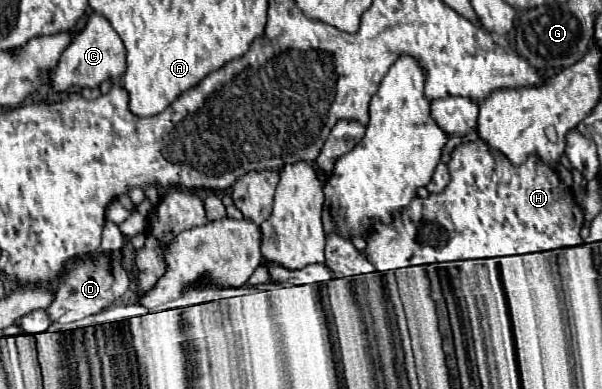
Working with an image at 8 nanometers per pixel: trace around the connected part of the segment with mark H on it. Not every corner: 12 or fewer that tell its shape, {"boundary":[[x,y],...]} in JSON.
{"boundary":[[461,143],[375,225],[377,271],[583,243],[555,169]]}

